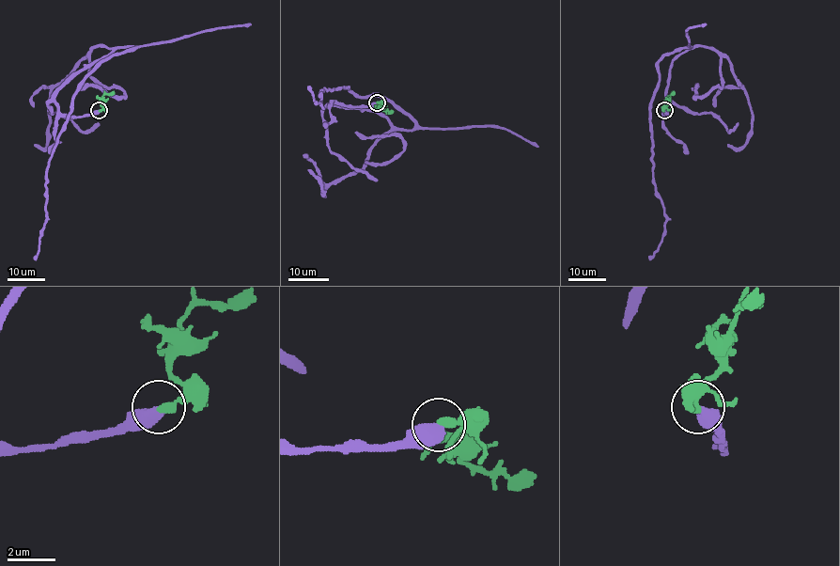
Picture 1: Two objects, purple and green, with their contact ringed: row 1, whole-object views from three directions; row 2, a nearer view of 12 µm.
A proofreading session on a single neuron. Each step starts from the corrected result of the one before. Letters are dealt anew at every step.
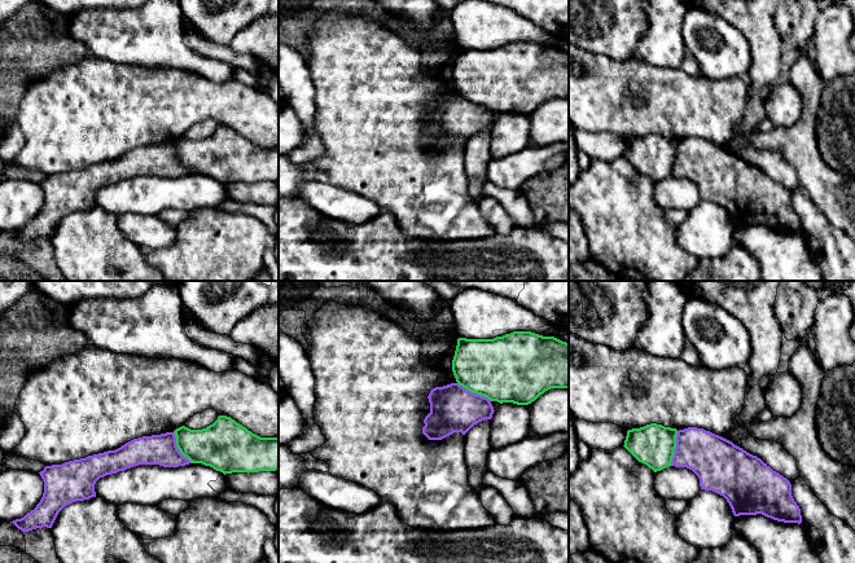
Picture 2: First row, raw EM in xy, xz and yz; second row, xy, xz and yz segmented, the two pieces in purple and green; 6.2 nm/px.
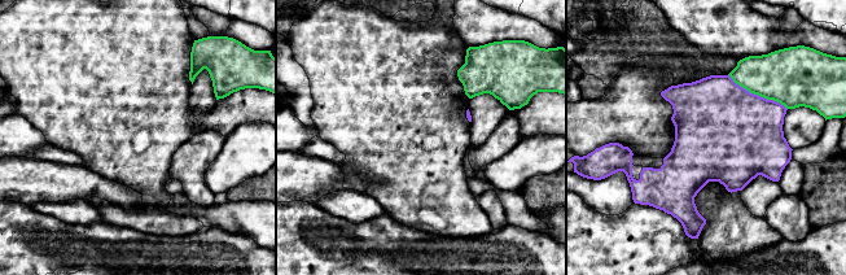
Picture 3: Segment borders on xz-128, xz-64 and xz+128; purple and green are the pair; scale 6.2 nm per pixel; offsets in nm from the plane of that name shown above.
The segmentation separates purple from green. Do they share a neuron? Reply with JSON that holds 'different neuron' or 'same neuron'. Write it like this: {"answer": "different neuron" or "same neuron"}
{"answer": "different neuron"}

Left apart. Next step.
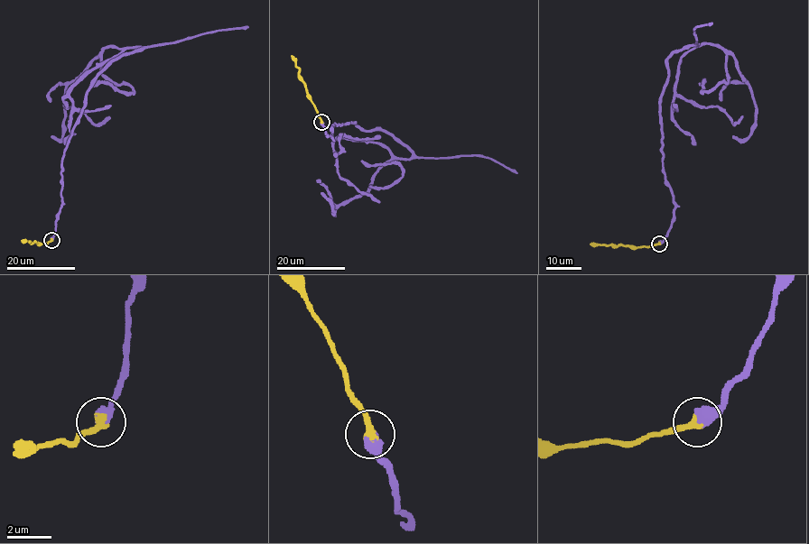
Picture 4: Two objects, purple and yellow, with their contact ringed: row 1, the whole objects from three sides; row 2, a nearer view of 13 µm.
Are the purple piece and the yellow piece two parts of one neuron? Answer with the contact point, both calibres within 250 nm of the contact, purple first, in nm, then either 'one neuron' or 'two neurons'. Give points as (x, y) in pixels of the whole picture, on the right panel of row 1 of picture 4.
(659, 244) | 600/360 nm | one neuron

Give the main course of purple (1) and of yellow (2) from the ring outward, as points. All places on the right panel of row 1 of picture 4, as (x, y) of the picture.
1: (659, 244), (675, 207), (663, 156), (667, 59), (697, 44), (680, 60), (675, 92), (734, 124), (743, 116)
2: (659, 244), (632, 247), (590, 244)

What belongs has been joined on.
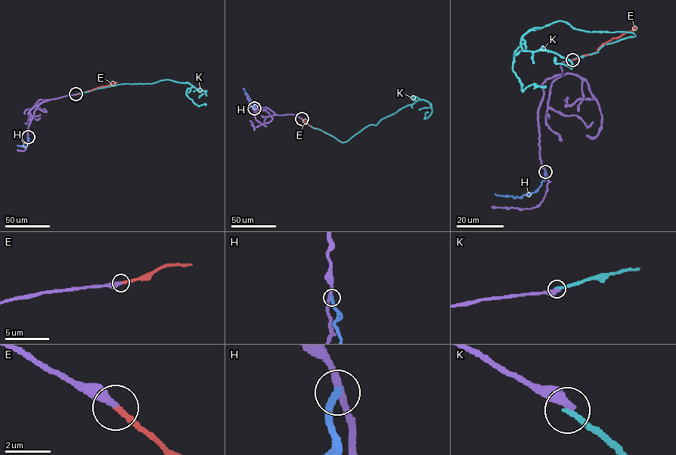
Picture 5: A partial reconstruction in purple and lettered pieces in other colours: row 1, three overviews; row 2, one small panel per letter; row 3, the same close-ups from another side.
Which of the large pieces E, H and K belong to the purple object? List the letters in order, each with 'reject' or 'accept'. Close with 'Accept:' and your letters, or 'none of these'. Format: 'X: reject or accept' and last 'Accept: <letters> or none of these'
E: accept
H: reject
K: reject
Accept: E

